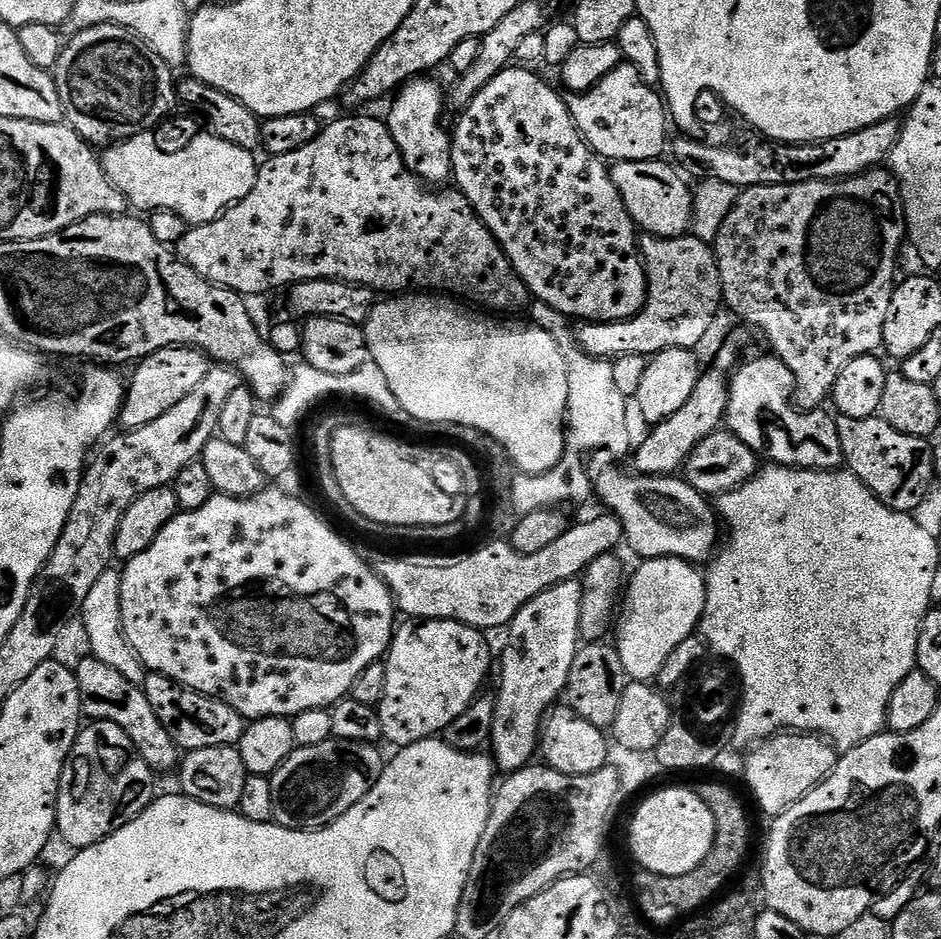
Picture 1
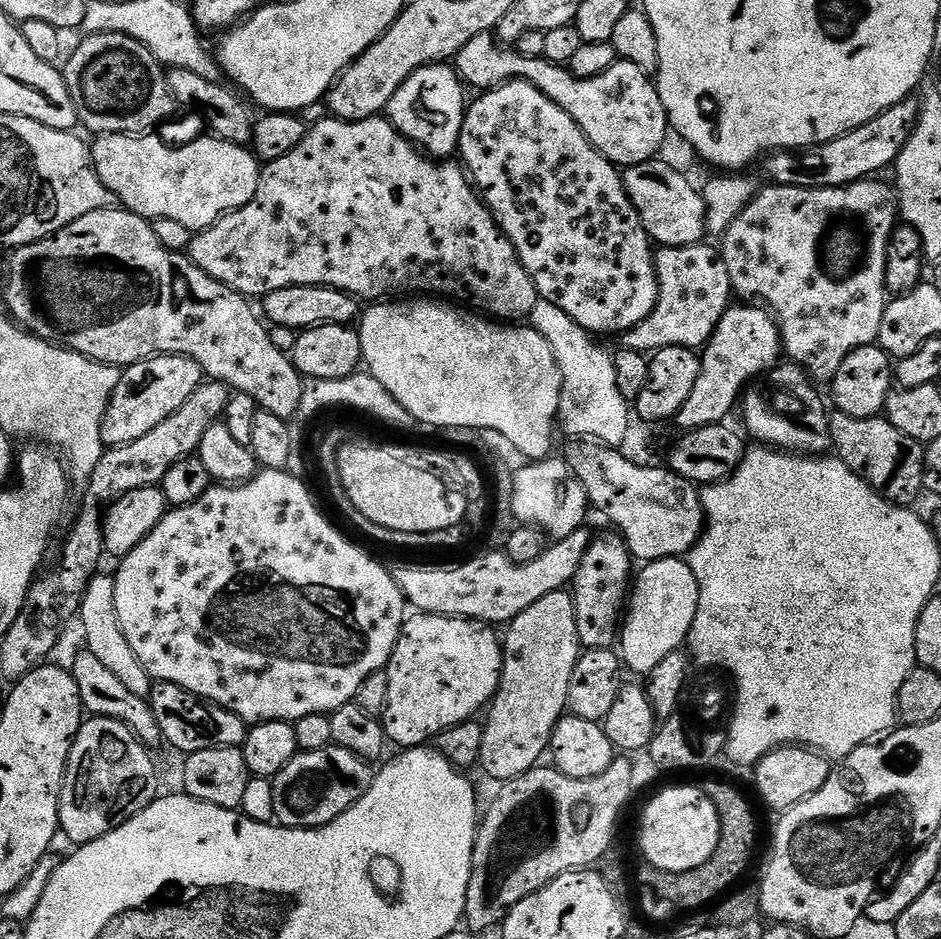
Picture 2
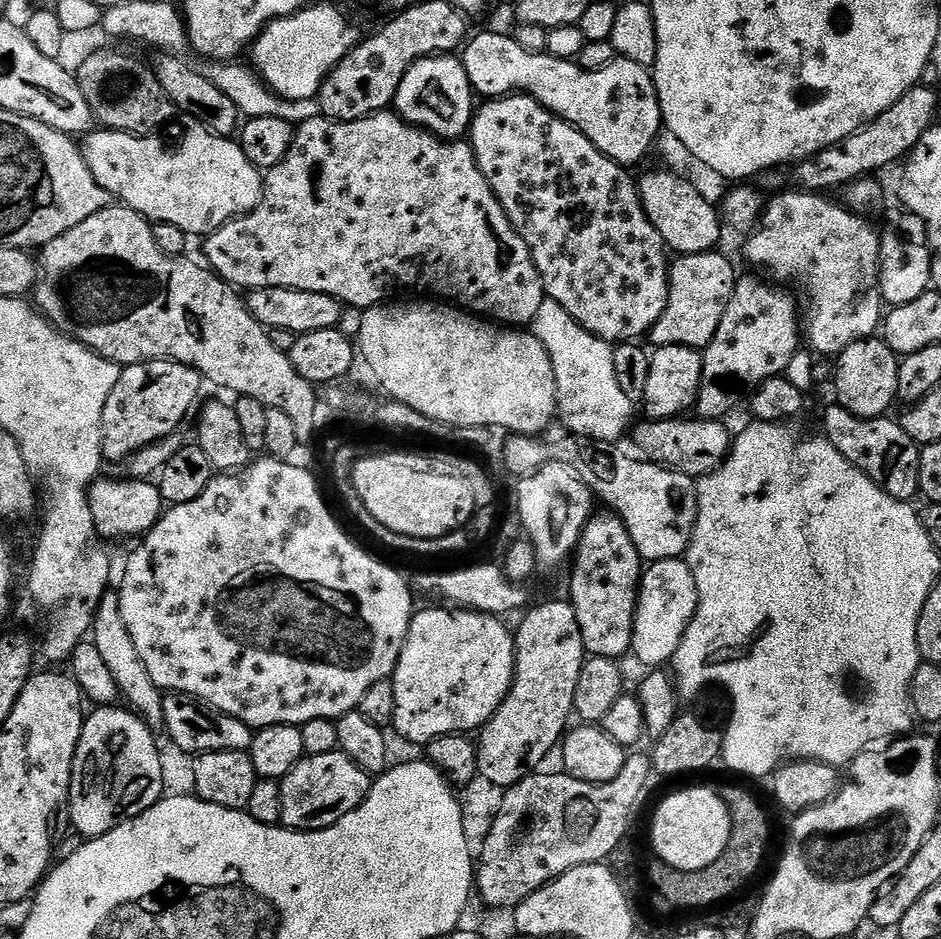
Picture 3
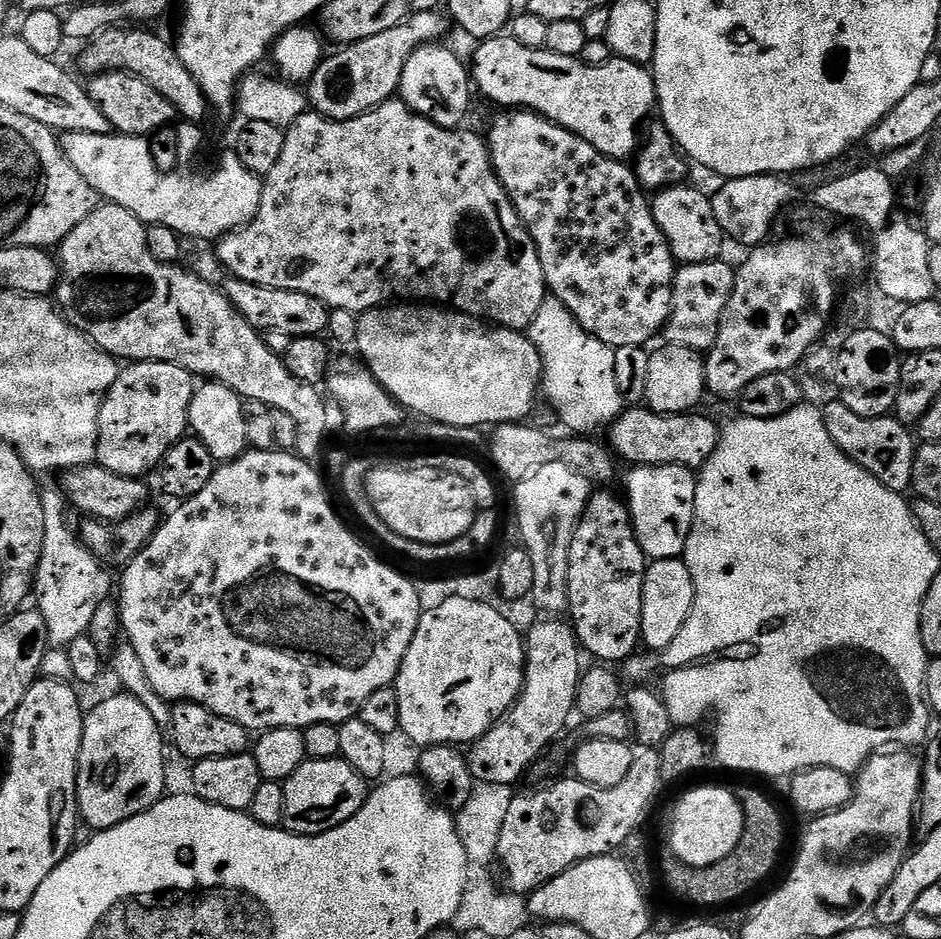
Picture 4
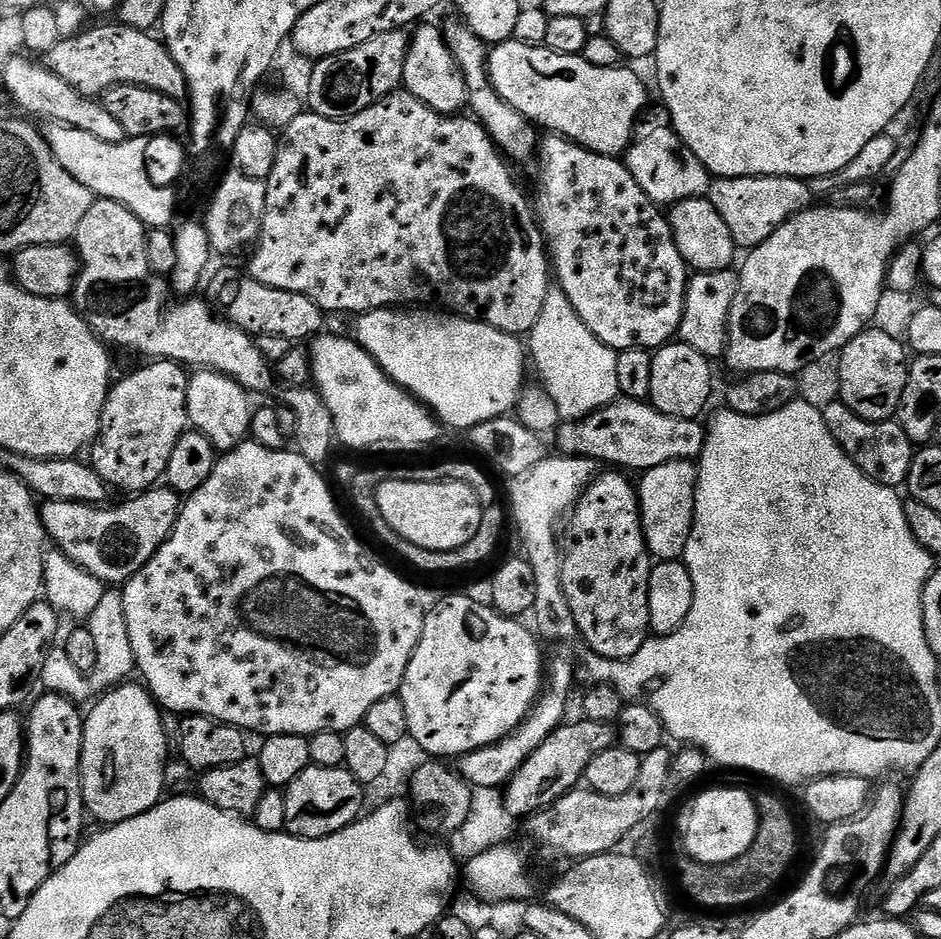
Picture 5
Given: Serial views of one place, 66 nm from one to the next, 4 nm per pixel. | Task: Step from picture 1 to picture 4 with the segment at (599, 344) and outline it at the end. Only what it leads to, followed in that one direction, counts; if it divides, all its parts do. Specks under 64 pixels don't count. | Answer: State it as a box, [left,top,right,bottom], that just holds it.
[662,258,736,354]

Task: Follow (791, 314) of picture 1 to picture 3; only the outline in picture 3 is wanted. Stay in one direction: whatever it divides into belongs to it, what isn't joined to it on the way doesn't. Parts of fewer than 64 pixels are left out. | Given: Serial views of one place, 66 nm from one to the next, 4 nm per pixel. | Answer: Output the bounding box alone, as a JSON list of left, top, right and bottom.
[744,190,881,358]

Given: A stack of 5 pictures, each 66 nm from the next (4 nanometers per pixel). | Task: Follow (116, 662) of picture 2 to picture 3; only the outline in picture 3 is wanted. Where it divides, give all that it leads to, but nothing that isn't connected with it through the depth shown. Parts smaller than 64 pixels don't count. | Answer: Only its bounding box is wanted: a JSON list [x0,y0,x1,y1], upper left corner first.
[92,590,167,734]

